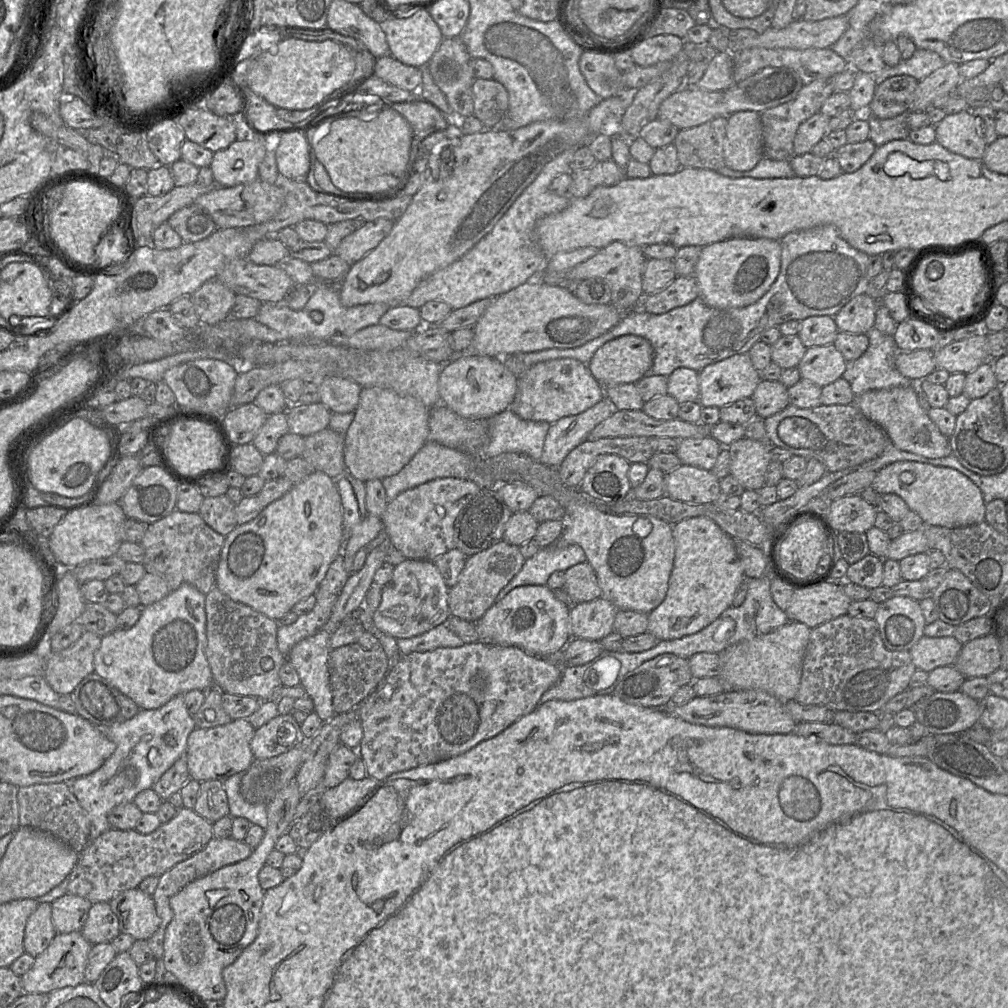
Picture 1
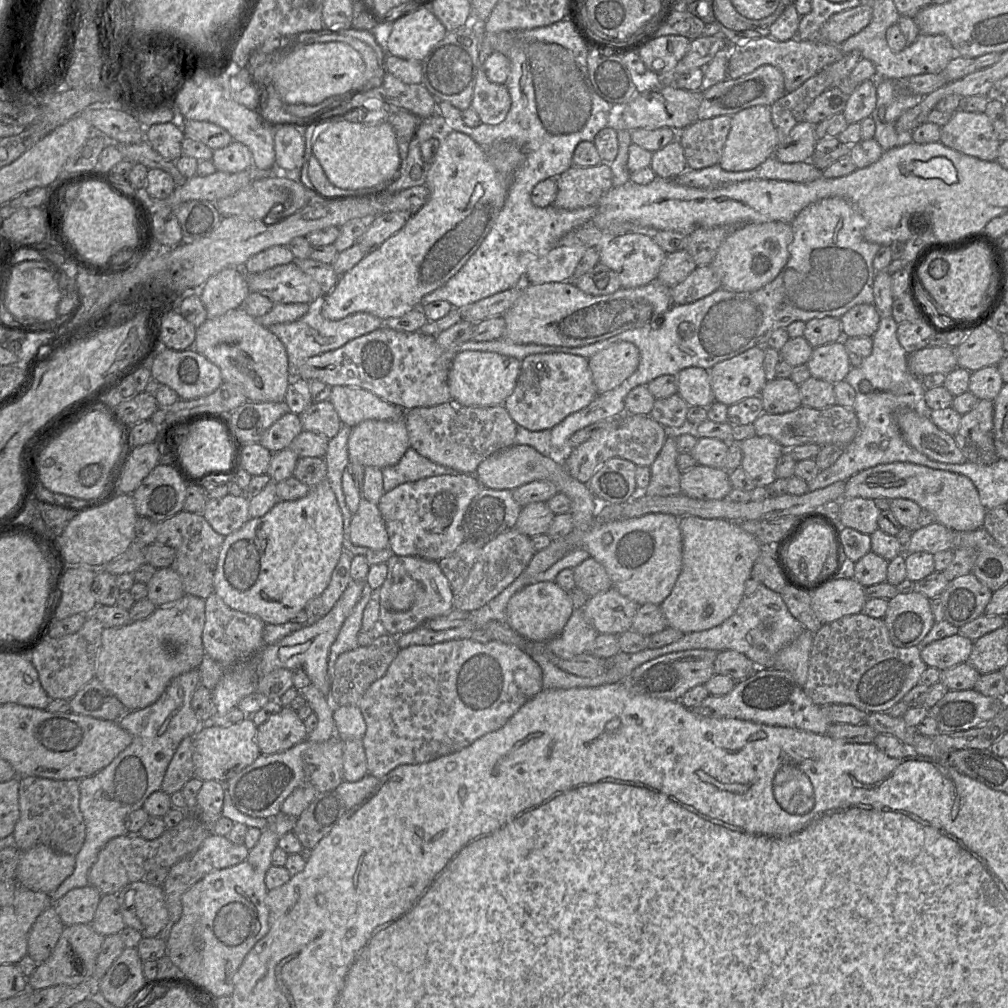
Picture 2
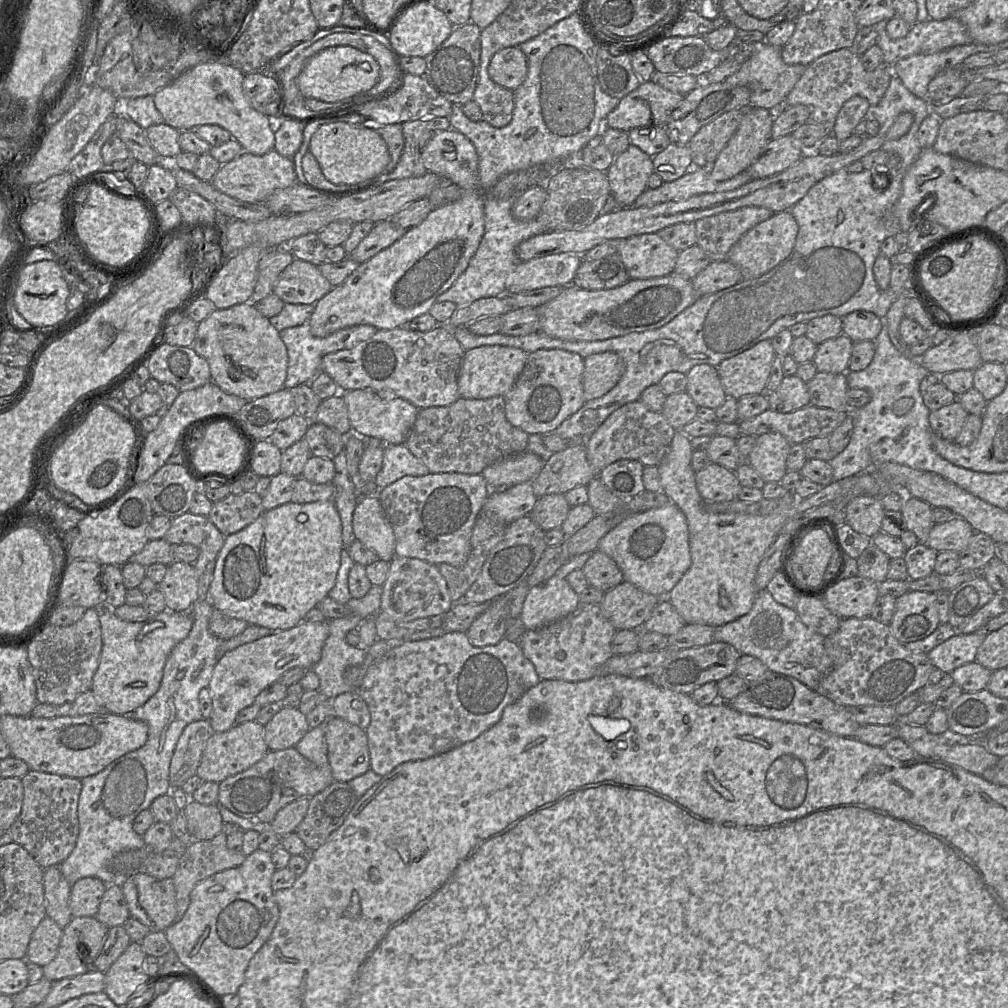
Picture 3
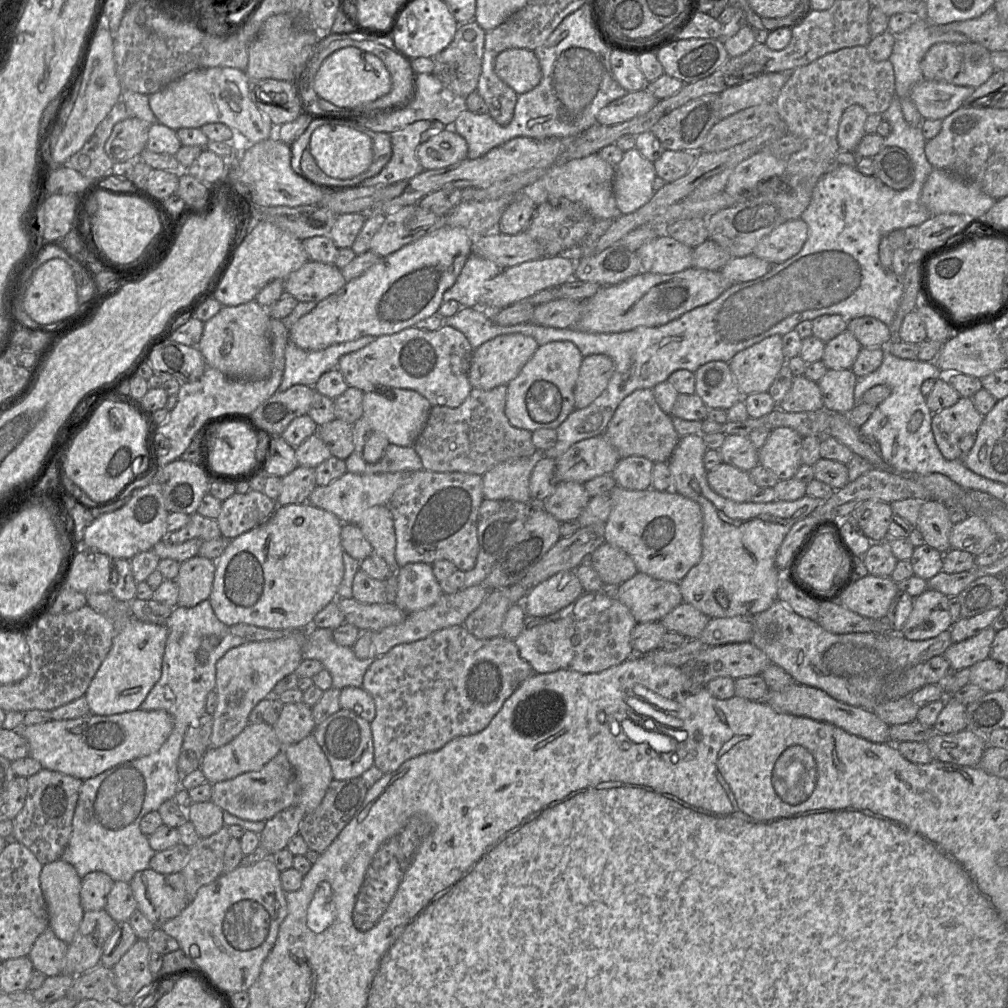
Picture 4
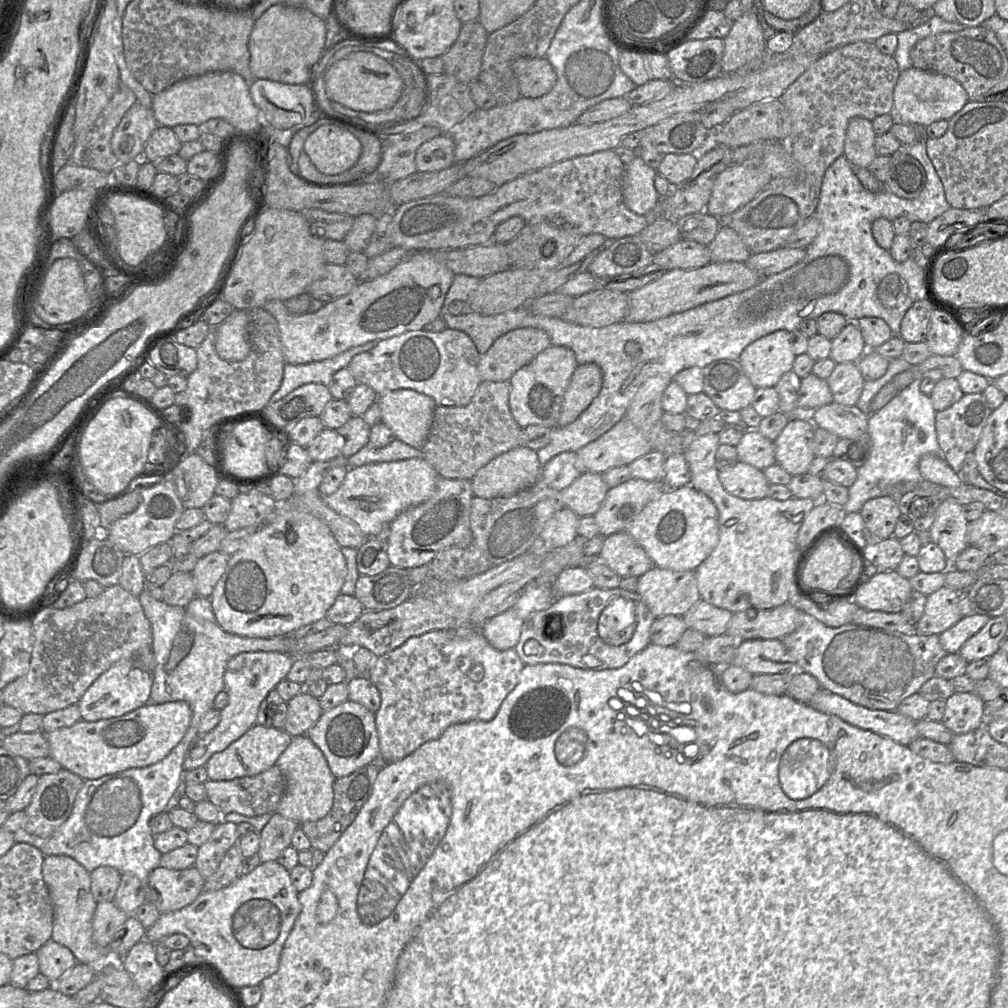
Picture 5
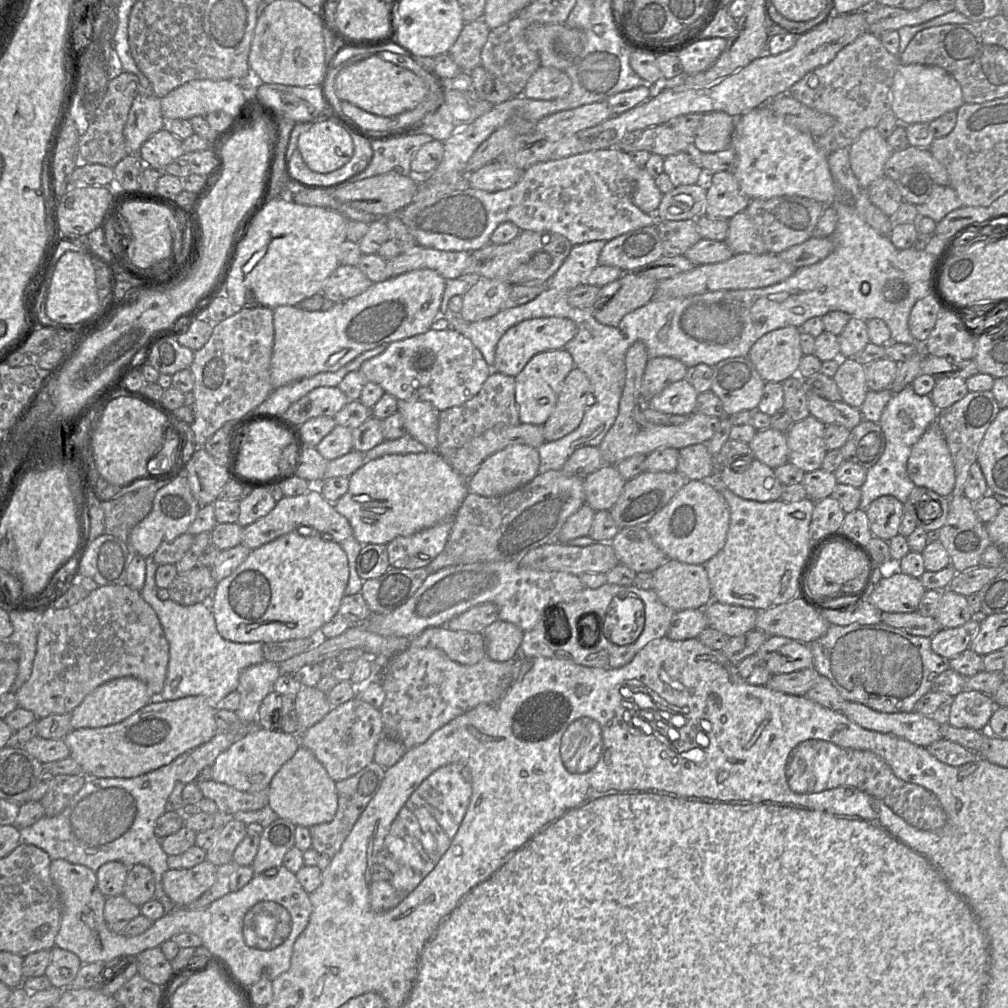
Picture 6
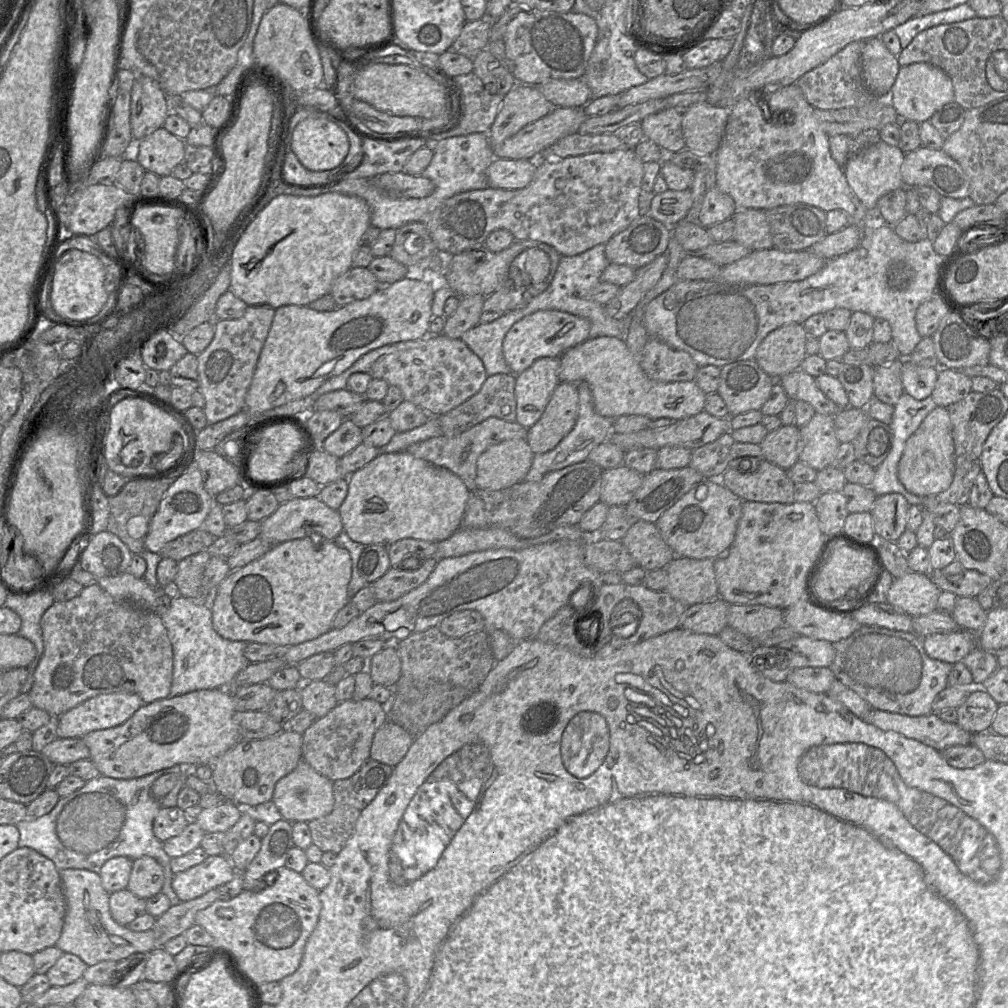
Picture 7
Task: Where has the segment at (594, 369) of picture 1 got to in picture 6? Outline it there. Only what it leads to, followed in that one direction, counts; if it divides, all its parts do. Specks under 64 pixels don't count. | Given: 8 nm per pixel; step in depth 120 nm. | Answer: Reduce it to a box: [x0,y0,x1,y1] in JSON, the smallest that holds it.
[543,366,593,442]

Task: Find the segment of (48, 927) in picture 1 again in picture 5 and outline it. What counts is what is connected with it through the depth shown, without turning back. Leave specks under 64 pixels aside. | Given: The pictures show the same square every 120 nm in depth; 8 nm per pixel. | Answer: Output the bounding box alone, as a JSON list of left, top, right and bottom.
[36,939,77,982]

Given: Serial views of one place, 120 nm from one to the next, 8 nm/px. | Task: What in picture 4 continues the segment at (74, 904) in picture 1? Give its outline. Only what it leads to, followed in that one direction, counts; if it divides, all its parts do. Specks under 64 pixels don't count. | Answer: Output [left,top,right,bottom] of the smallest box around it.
[80,871,114,912]

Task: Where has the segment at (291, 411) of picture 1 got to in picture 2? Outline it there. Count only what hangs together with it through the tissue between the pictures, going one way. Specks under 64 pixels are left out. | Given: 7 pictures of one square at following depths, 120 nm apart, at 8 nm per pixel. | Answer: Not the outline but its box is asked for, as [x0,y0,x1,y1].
[298,400,342,438]

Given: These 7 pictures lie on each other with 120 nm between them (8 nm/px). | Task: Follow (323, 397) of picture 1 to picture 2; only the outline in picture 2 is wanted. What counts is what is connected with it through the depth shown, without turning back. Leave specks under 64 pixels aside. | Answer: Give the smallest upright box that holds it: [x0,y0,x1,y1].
[329,386,406,428]

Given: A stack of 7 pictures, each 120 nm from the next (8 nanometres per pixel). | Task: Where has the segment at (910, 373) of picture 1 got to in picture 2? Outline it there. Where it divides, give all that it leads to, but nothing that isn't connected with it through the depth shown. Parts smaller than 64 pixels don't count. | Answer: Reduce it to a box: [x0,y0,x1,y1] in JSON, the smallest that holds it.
[908,347,958,377]

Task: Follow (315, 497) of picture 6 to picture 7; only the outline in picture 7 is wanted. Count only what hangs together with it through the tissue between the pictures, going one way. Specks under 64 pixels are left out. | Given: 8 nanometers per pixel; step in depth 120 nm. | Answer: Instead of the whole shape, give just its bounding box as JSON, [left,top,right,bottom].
[258,497,343,545]

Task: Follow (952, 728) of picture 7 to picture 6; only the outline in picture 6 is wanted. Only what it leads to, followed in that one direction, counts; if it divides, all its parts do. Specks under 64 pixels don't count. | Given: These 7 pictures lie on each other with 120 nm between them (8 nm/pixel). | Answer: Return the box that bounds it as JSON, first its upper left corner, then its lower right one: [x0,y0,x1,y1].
[840,700,942,748]

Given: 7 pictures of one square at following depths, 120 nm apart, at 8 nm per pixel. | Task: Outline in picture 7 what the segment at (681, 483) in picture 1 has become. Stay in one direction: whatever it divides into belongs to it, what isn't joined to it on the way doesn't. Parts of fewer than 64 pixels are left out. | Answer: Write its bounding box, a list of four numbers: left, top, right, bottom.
[719,459,795,504]

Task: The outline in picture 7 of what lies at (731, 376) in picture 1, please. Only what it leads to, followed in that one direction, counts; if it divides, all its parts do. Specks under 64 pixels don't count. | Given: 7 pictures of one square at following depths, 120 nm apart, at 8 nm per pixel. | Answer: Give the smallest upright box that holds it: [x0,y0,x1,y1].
[756,324,807,380]

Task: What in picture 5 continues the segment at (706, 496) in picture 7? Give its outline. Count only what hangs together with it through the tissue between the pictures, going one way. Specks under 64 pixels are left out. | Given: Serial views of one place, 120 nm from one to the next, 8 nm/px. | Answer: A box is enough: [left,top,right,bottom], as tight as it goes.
[625,484,719,571]

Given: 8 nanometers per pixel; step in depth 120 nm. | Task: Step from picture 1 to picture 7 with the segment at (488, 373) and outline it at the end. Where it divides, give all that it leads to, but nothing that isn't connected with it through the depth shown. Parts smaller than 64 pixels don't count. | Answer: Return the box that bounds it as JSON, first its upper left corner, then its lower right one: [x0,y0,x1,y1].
[502,310,590,374]

